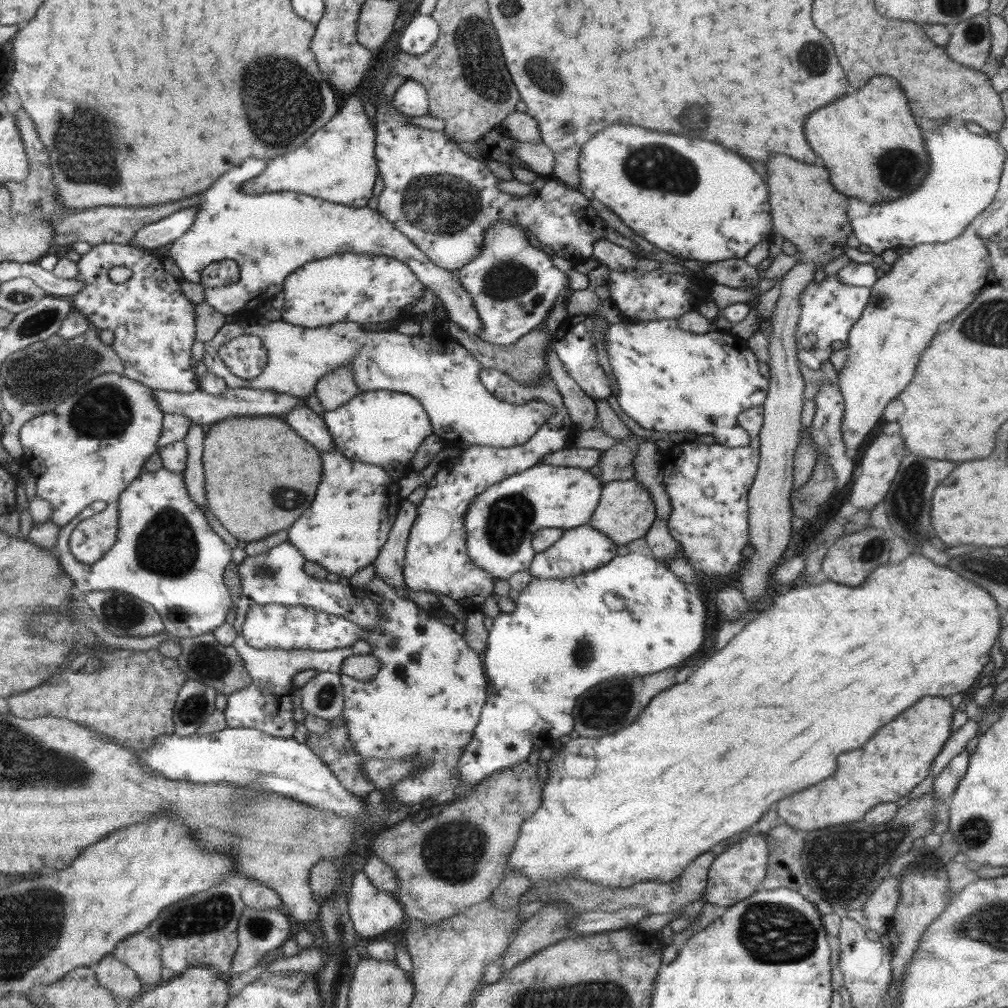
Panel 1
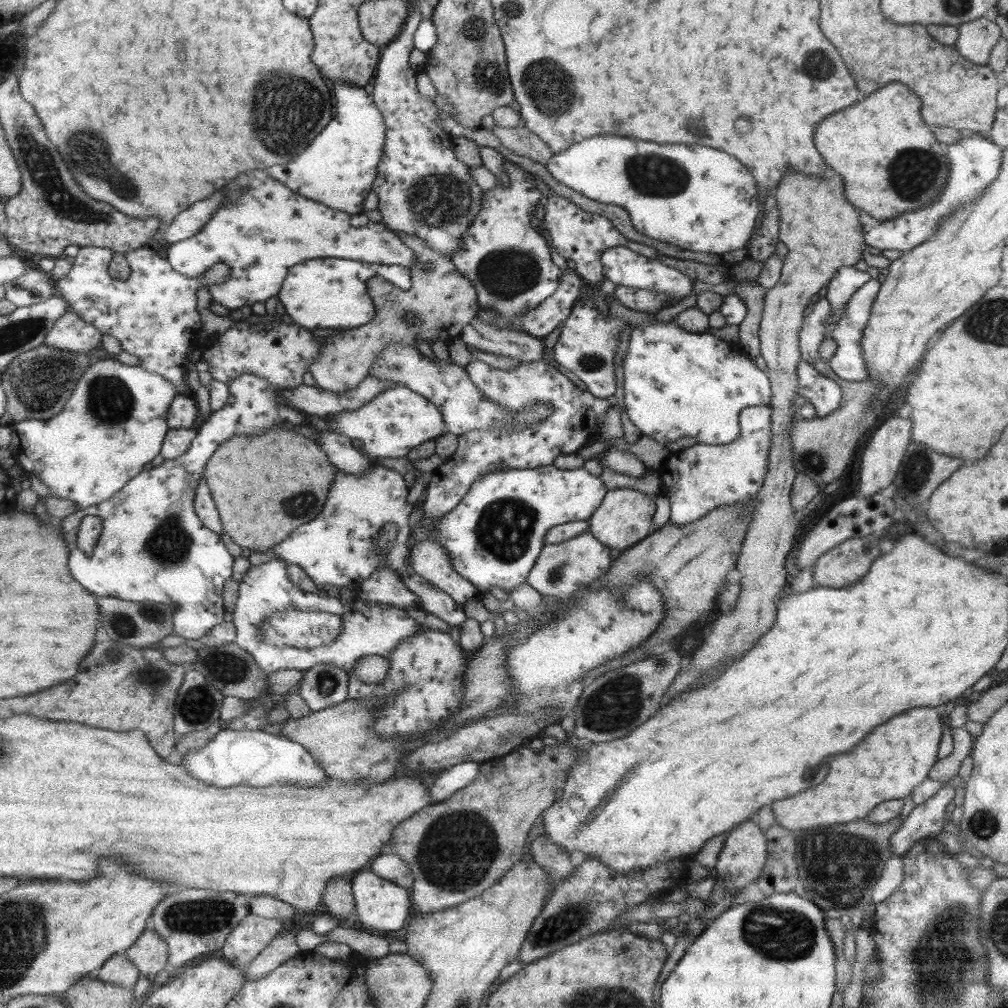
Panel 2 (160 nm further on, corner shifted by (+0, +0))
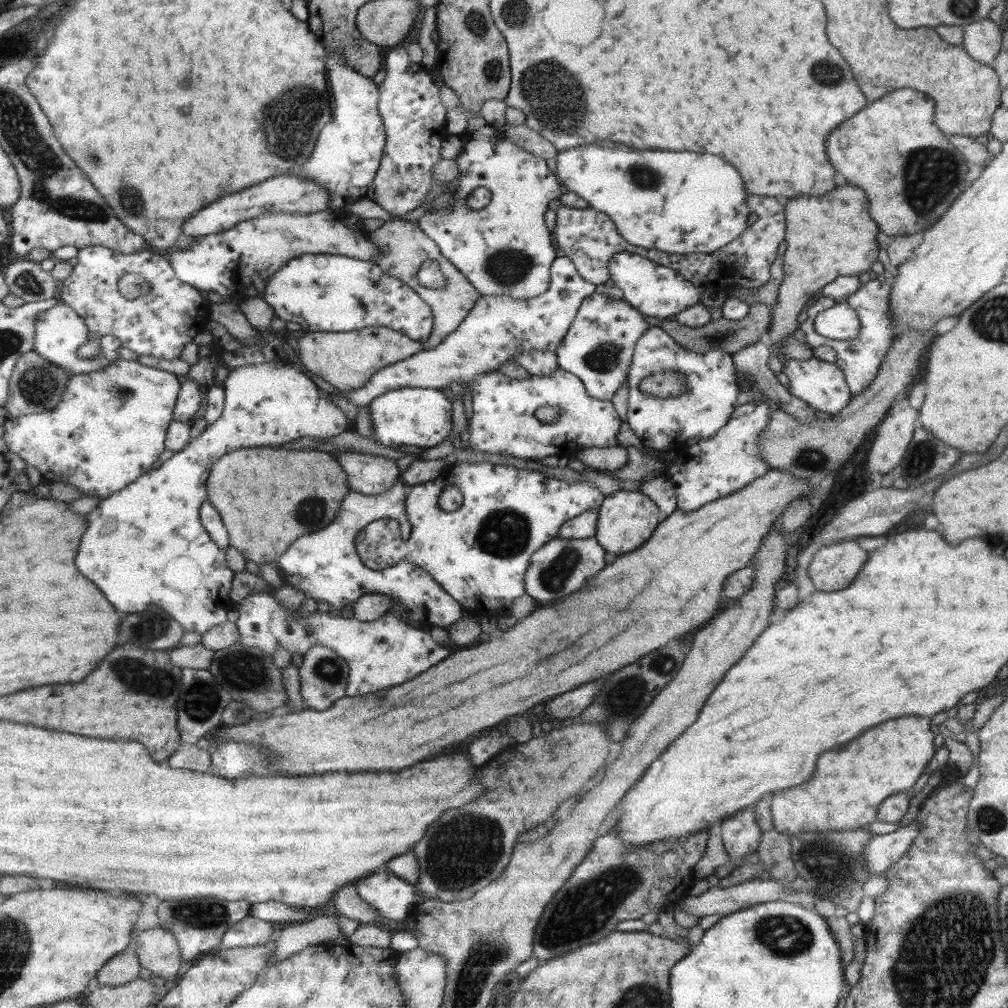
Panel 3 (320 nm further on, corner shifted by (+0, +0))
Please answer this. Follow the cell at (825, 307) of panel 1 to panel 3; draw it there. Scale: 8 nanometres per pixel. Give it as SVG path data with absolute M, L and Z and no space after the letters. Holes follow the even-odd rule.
M889 278L882 284L877 279L869 280L861 288L848 298L847 303L857 312L860 321L859 330L846 340L832 340L820 336L813 327L816 315L826 310L832 305L832 300L826 296L820 296L813 306L808 308L806 321L800 324L799 331L805 334L806 342L810 350L818 346L830 346L836 350L836 366L840 368L846 376L846 382L852 394L861 394L875 380L880 365L884 361L888 349L893 343L893 332L895 332L895 320L891 315L890 289L892 289L892 279Z

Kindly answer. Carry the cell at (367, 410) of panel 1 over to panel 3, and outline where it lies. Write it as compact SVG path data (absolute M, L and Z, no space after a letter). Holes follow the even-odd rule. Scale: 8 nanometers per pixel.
M404 387L389 390L372 399L369 413L373 439L388 448L419 446L432 448L444 442L452 432L452 402L440 389Z

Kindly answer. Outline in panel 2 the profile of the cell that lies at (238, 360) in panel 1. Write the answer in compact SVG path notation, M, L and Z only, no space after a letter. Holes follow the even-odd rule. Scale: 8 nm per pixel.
M243 374L236 377L229 386L229 397L220 410L213 411L208 420L200 426L192 444L184 454L172 460L164 459L163 464L151 470L142 470L131 478L112 498L105 502L78 509L61 521L60 530L63 539L70 548L70 572L72 576L92 594L98 596L114 596L130 602L147 601L149 604L162 603L168 605L173 614L174 633L185 639L199 639L213 626L224 622L225 606L223 590L226 581L233 573L235 561L220 536L212 530L204 528L194 510L194 497L208 459L232 436L252 436L262 434L269 428L287 428L298 430L304 424L304 414L290 405L281 403L281 389L272 383L264 382L260 376ZM85 516L100 516L102 530L99 541L93 546L90 555L86 555L77 545L77 532Z

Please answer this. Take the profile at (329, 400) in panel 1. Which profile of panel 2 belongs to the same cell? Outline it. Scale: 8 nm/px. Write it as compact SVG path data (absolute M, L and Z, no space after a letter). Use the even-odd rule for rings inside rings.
M394 231L394 235L398 235L400 241L416 255L418 262L409 267L412 288L403 291L378 274L368 278L367 288L374 303L375 317L358 328L327 333L319 352L322 356L310 364L309 372L314 377L316 386L324 390L337 393L356 388L356 385L369 374L381 350L393 342L417 348L418 342L429 345L437 340L448 342L450 338L458 337L482 308L474 286L464 278L449 258L438 254L412 234ZM429 266L432 269L424 271L424 268ZM410 316L414 318L412 321Z

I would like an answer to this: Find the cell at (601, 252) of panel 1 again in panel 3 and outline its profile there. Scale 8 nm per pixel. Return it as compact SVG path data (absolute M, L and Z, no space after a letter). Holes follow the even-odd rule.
M628 252L616 253L608 263L609 278L614 281L614 288L622 290L624 300L646 316L673 318L679 312L699 302L700 292L692 282L686 280L670 267L666 267Z

